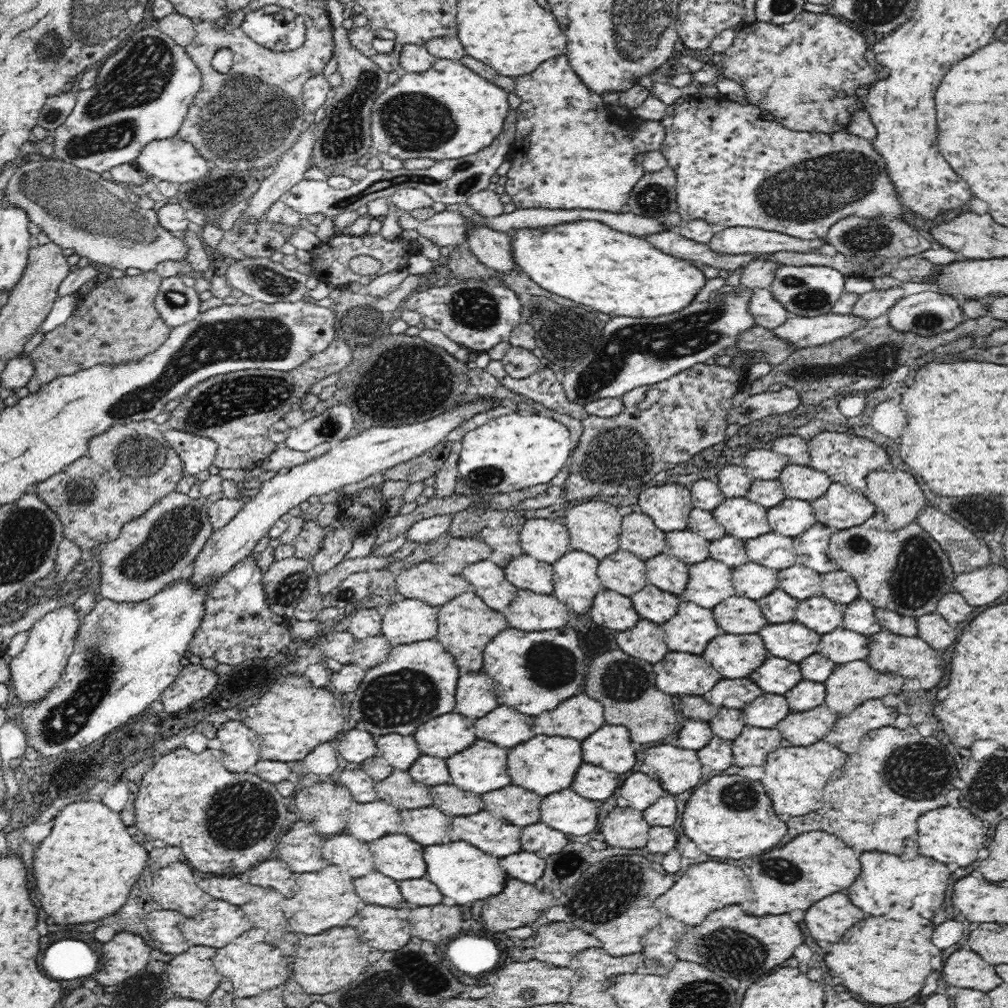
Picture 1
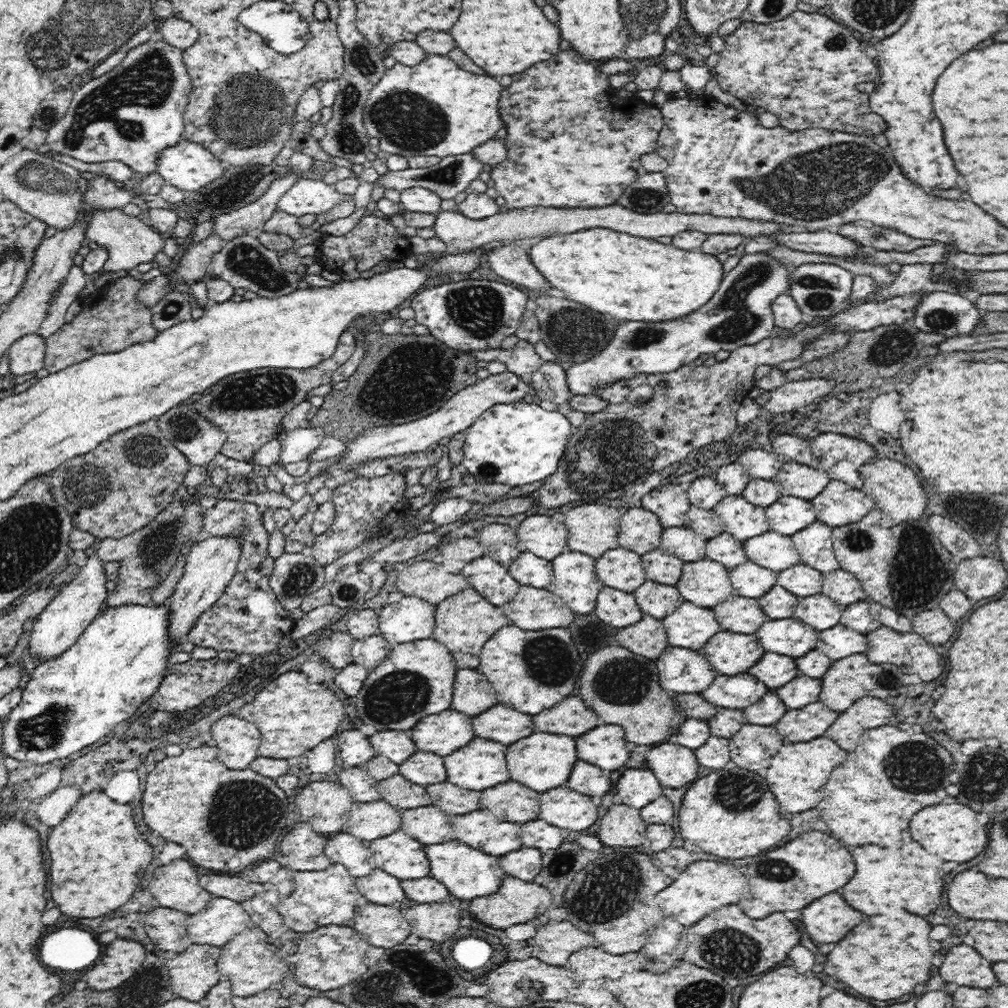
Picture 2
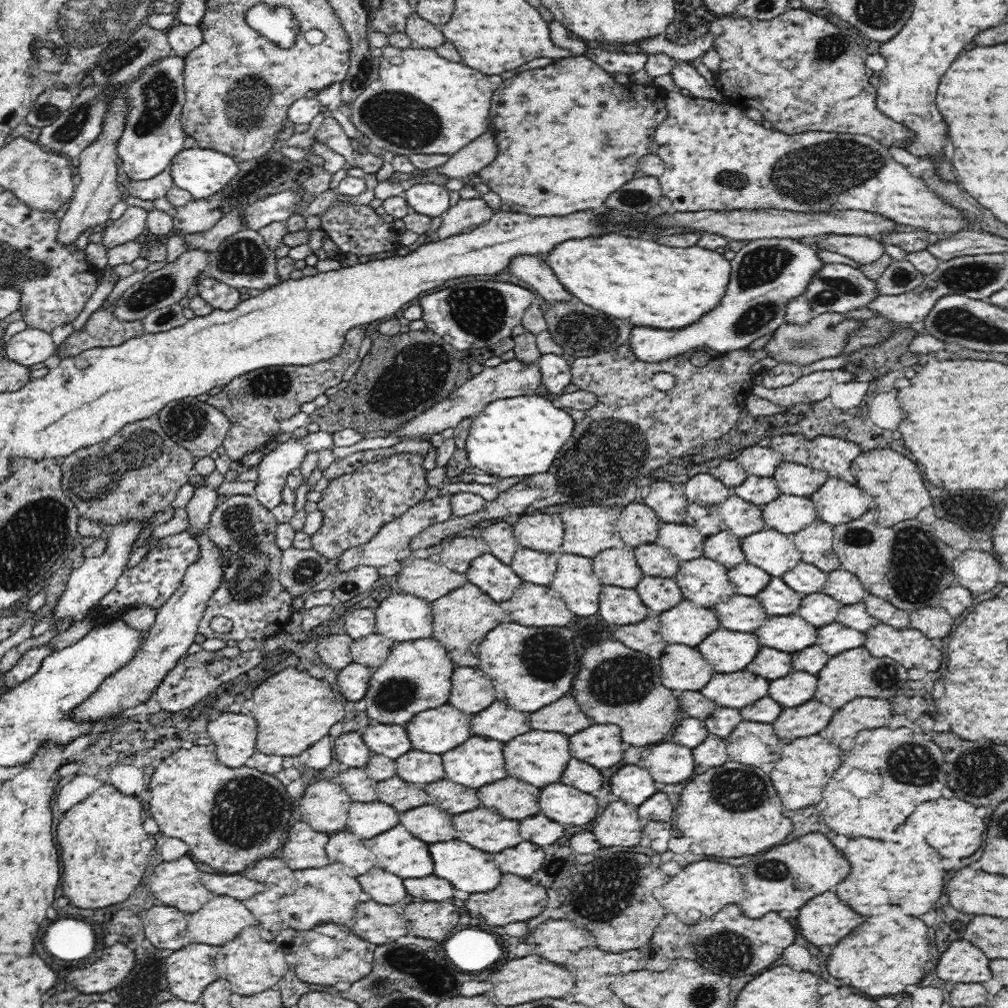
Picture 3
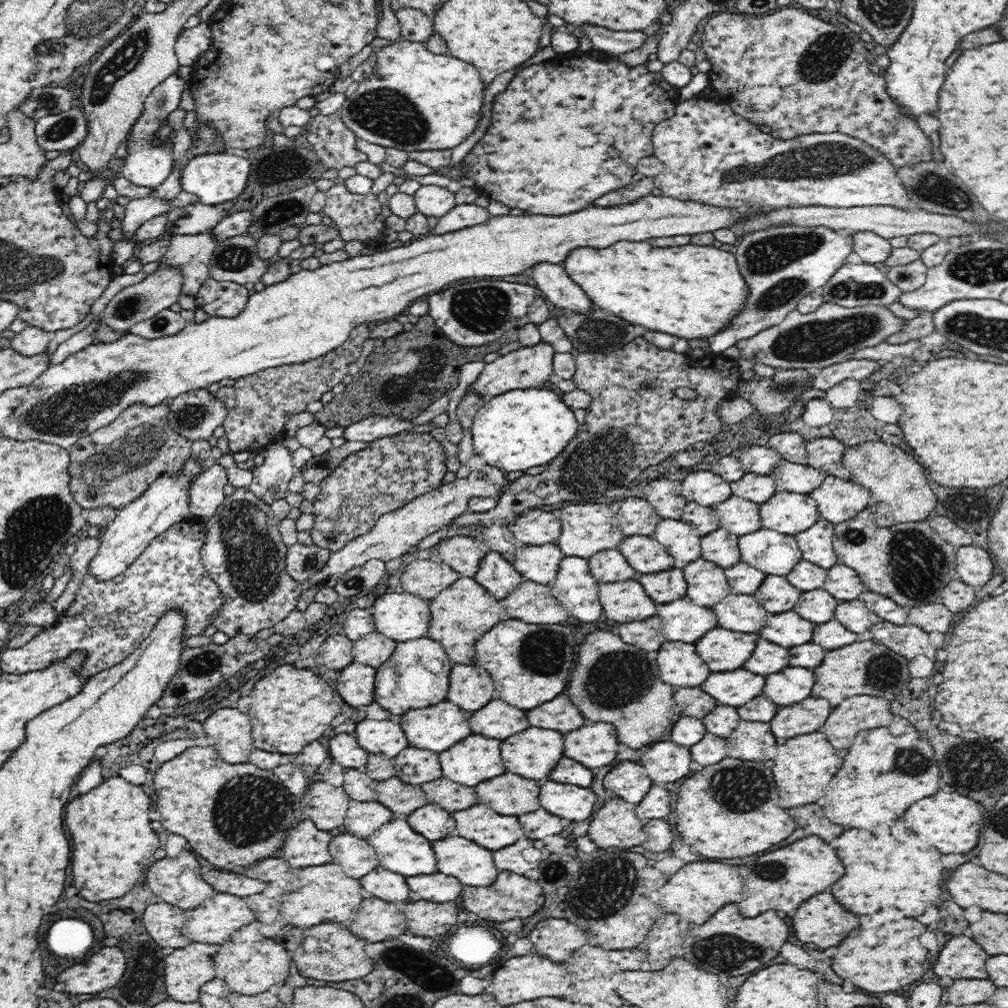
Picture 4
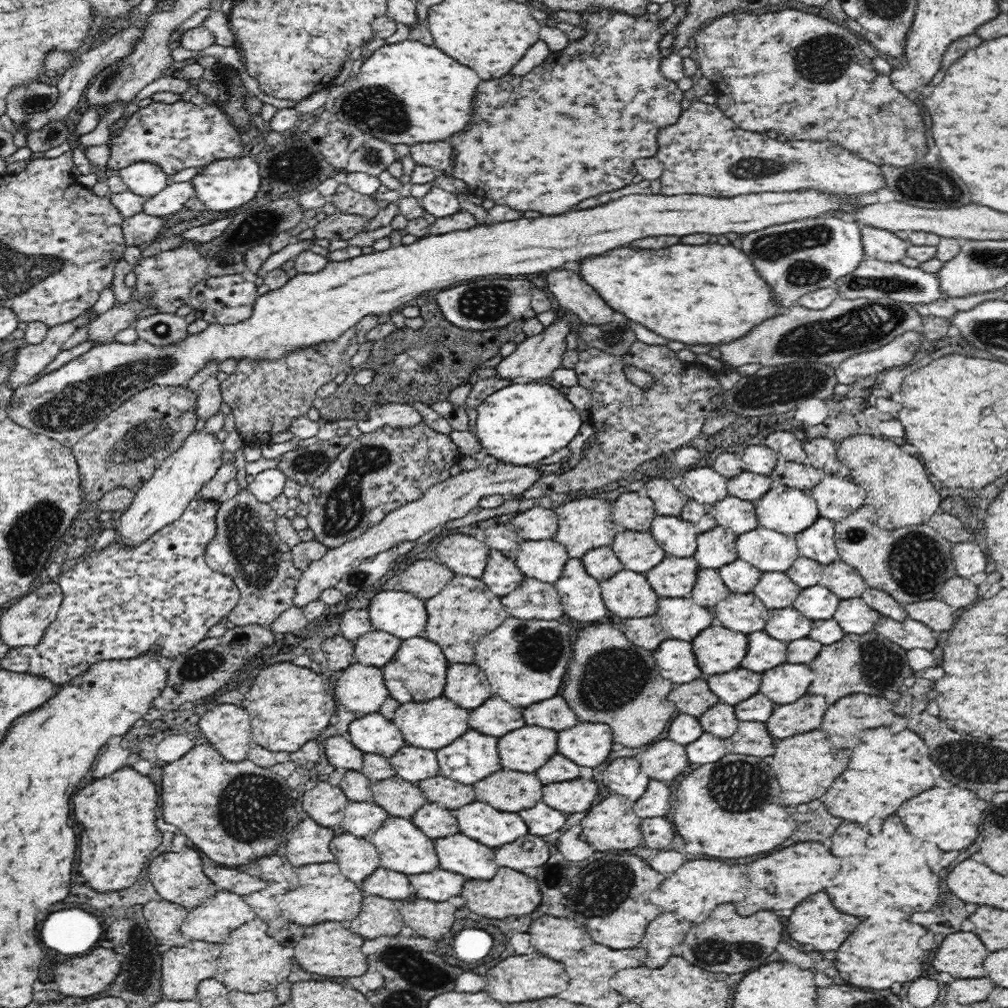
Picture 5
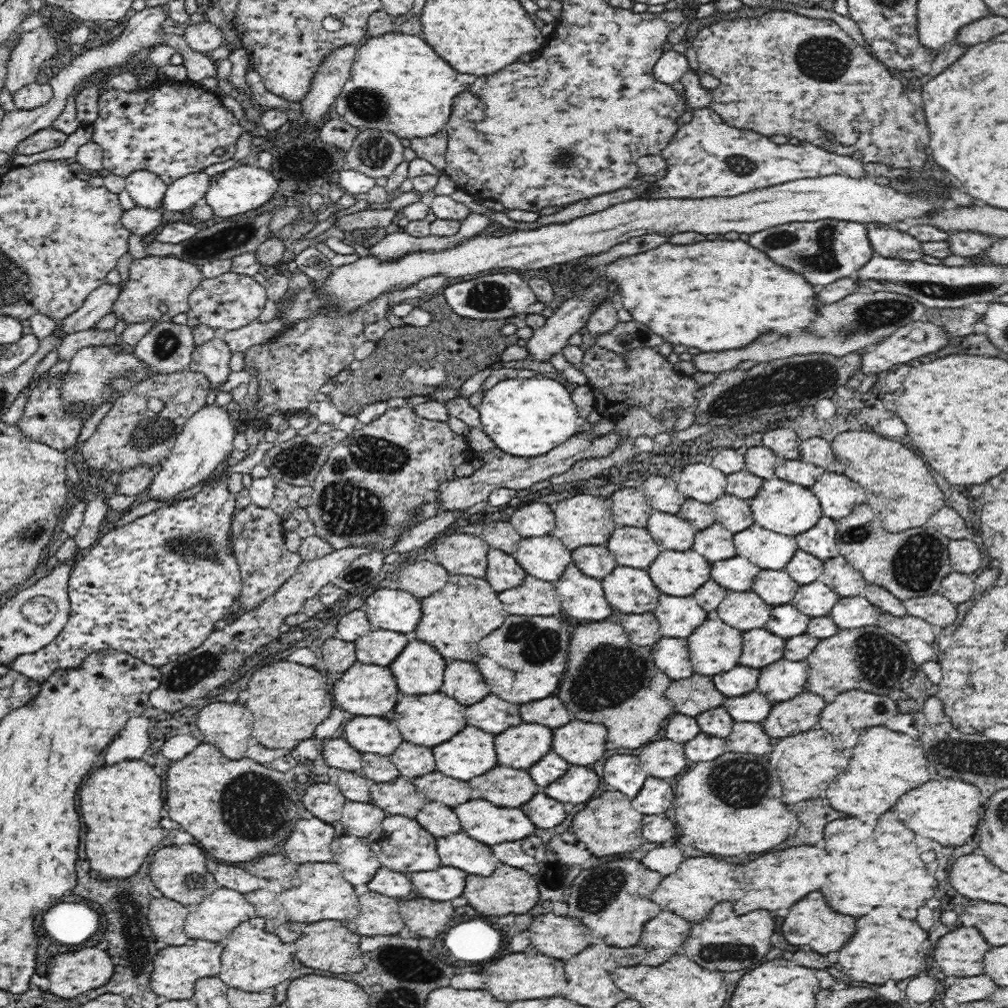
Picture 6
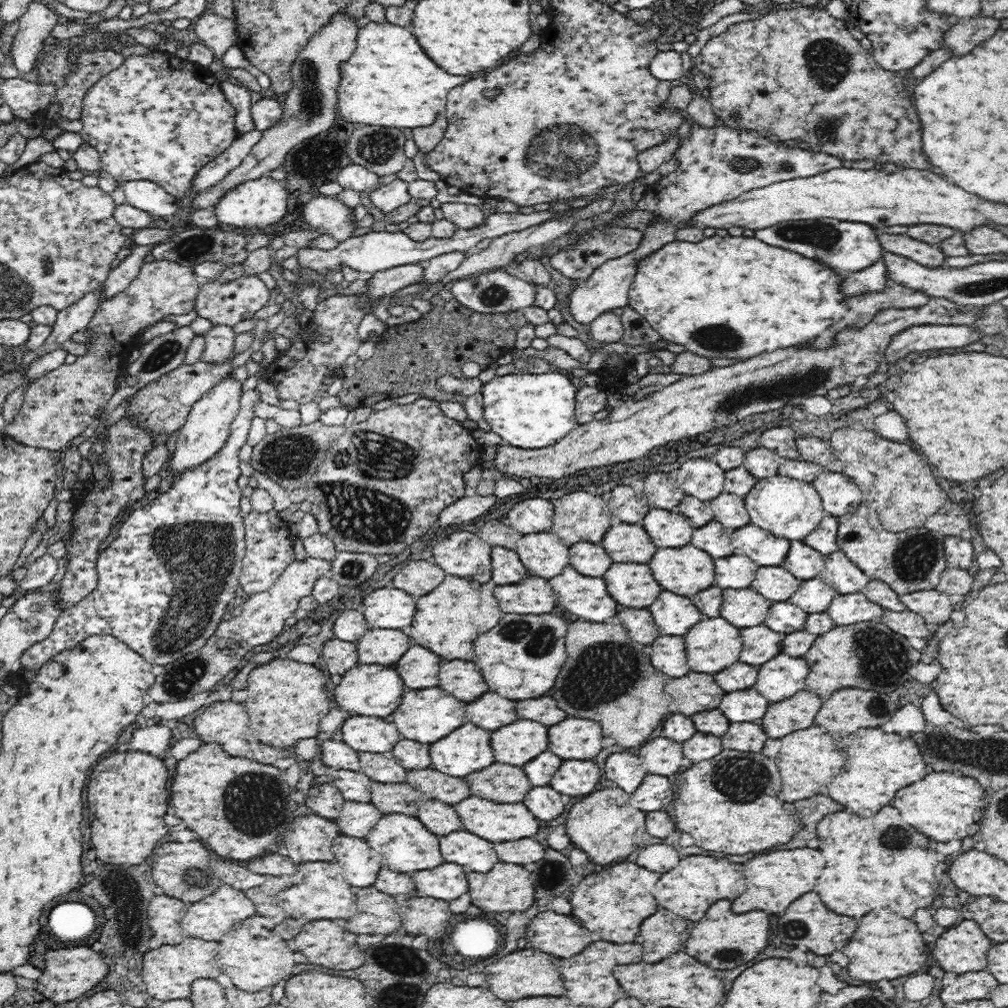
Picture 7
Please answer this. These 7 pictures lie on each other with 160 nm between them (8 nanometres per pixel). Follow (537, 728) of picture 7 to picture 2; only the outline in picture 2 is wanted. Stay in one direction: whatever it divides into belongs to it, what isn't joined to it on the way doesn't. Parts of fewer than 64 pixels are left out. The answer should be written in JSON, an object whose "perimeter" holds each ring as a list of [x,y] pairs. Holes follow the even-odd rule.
{"perimeter":[[[534,732],[532,736],[522,738],[522,740],[514,742],[512,746],[508,746],[506,760],[508,760],[508,770],[510,770],[512,780],[516,780],[536,792],[546,792],[562,786],[568,780],[570,770],[578,758],[576,758],[576,744],[572,738],[562,736],[562,734]]]}

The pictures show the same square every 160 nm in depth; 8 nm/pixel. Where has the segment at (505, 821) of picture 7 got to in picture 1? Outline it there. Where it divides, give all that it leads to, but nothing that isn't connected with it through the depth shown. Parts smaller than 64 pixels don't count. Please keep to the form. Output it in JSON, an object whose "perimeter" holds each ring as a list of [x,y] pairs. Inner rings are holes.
{"perimeter":[[[490,812],[457,816],[452,820],[452,841],[478,846],[486,854],[498,858],[520,852],[520,828],[504,824]]]}

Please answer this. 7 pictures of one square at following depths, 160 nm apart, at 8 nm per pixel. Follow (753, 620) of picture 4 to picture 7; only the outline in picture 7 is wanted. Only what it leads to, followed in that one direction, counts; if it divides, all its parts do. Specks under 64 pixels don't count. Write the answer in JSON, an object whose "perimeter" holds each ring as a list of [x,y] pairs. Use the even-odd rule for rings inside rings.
{"perimeter":[[[751,586],[723,589],[720,616],[739,629],[762,625],[774,601],[764,598]]]}

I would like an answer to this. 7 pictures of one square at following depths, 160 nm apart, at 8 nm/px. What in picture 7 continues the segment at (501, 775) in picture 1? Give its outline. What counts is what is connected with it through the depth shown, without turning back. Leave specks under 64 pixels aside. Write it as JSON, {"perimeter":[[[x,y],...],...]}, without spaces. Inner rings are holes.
{"perimeter":[[[464,724],[430,745],[431,767],[444,774],[464,778],[494,762],[490,732]]]}

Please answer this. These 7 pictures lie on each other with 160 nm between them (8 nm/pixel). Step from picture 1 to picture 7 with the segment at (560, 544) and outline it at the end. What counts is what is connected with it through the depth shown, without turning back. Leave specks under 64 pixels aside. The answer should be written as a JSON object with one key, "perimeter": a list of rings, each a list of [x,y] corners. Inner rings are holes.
{"perimeter":[[[535,497],[515,504],[508,511],[506,521],[523,535],[548,532],[552,526],[554,514],[555,508],[551,501]]]}

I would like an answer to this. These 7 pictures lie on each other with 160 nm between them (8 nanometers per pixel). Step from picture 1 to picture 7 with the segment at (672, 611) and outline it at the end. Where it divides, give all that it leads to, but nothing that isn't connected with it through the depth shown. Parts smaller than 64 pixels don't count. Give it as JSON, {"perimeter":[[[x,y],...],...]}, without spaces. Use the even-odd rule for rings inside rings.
{"perimeter":[[[692,544],[678,548],[657,547],[654,558],[647,564],[652,569],[654,578],[663,590],[684,597],[693,597],[695,594],[715,585],[715,568],[713,559],[704,551]]]}

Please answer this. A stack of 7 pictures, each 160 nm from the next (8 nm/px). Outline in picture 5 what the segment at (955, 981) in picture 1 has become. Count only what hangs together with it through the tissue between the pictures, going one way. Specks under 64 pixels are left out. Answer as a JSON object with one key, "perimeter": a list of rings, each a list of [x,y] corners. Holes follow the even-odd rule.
{"perimeter":[[[956,932],[946,936],[940,944],[934,956],[934,968],[938,972],[948,972],[956,979],[986,977],[982,964],[989,954],[974,932]]]}

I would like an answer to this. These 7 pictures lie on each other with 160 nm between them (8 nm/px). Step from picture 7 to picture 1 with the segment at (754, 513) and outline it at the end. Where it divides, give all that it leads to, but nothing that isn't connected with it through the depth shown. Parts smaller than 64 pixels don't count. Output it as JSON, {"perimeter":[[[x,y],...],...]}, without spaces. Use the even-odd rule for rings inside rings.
{"perimeter":[[[786,498],[767,509],[767,519],[772,532],[792,538],[817,523],[813,506],[808,501]]]}

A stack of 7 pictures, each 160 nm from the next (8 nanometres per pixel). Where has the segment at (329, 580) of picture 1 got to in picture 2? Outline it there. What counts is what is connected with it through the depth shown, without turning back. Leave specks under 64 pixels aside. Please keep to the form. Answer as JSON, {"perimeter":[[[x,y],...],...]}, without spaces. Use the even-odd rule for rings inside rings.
{"perimeter":[[[431,532],[421,533],[413,538],[405,538],[400,541],[390,542],[389,545],[374,552],[365,560],[355,564],[357,570],[362,570],[364,566],[372,563],[380,563],[382,565],[392,565],[396,563],[407,564],[410,559],[426,553],[432,546],[436,546],[440,542],[440,536]]]}

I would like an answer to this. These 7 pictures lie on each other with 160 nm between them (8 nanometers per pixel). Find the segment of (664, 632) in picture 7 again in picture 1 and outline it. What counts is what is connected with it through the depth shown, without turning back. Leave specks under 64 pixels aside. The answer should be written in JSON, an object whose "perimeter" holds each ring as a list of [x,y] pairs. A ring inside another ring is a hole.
{"perimeter":[[[683,600],[677,613],[664,626],[665,641],[672,652],[704,652],[706,644],[725,632],[718,626],[712,609]]]}

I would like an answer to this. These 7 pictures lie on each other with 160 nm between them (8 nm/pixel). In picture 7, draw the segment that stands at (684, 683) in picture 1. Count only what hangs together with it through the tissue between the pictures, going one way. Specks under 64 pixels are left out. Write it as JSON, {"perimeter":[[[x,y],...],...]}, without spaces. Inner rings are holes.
{"perimeter":[[[660,635],[648,650],[654,668],[672,679],[686,676],[691,671],[684,637]]]}

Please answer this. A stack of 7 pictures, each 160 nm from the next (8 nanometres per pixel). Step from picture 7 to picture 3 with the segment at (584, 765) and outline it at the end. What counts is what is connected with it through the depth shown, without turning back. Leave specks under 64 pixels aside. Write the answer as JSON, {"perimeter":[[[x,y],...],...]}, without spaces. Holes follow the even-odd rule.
{"perimeter":[[[561,782],[546,786],[546,788],[541,789],[540,794],[542,794],[540,796],[540,813],[544,813],[554,822],[565,826],[582,826],[582,824],[588,824],[596,818],[596,794],[586,794]]]}

